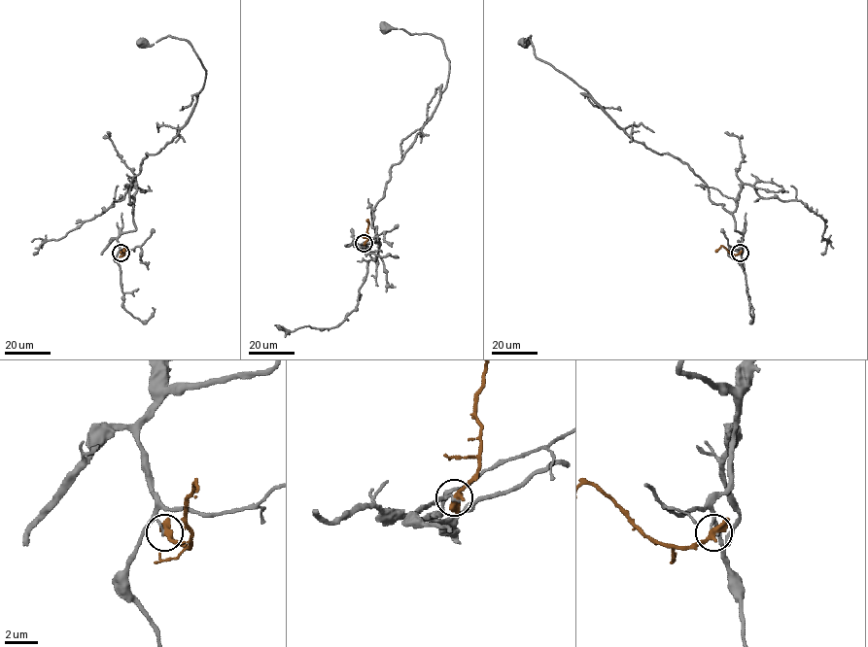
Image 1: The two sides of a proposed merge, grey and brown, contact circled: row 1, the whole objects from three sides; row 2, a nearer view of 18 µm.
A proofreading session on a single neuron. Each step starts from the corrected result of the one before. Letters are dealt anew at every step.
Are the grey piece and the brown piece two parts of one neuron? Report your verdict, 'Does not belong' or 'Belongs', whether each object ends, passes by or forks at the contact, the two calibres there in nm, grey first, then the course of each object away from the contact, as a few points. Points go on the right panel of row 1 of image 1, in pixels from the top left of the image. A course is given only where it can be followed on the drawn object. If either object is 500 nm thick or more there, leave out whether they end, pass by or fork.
Does not belong. Thickness 150 nm (grey) against 550 nm. Course of grey: (740, 253), (734, 217), (710, 198), (686, 163), (634, 141), (583, 89), (537, 58), (530, 36), (523, 43). Course of brown: (740, 253), (731, 255), (722, 246), (715, 252)

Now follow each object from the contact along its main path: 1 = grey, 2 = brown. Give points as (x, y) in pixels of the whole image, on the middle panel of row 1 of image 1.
1: (364, 243), (361, 246), (379, 238), (373, 213), (391, 167), (429, 119), (449, 72), (439, 38), (384, 27)
2: (364, 243), (367, 238), (367, 220)

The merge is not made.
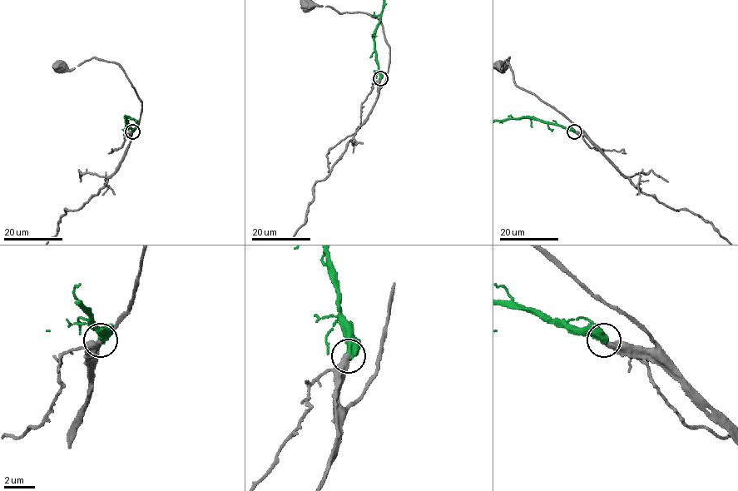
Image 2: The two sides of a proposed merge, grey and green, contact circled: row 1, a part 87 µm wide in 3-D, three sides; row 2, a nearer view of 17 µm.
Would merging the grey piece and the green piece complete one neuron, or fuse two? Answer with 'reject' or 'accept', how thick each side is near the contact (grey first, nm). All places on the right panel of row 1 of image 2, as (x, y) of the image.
reject | 440/600 nm

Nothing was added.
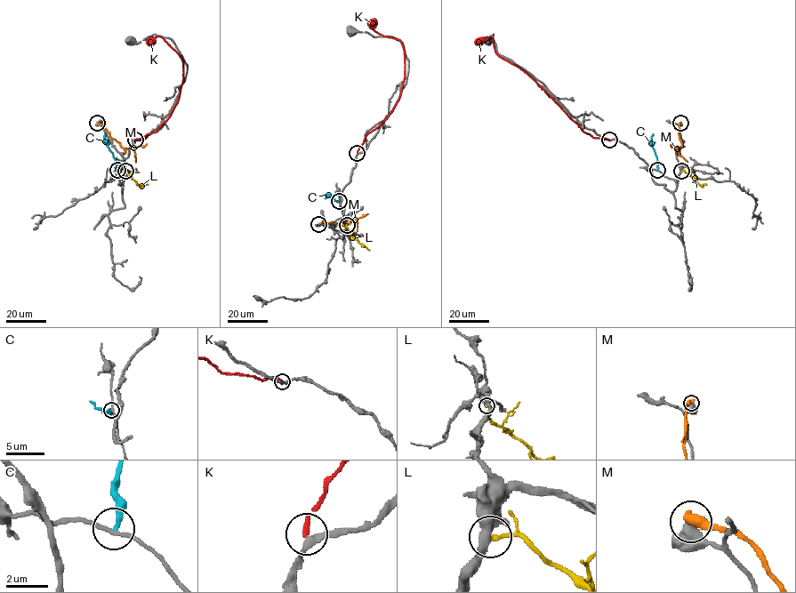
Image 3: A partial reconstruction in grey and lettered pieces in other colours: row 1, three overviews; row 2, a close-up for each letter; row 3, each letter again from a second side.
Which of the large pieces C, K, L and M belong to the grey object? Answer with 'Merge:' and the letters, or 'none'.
Merge: none

